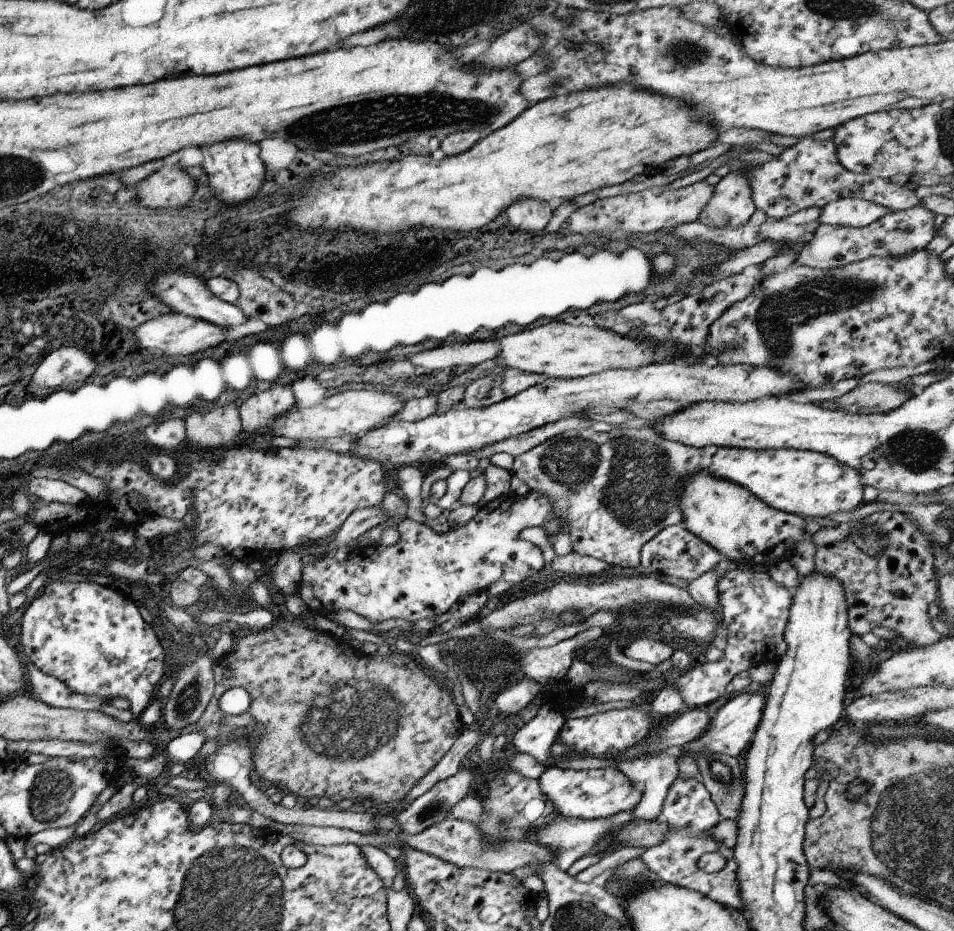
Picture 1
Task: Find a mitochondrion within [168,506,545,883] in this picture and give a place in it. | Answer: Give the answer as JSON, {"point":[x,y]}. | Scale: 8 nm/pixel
{"point":[348,720]}

